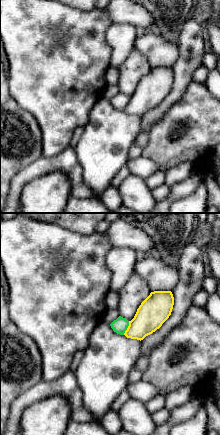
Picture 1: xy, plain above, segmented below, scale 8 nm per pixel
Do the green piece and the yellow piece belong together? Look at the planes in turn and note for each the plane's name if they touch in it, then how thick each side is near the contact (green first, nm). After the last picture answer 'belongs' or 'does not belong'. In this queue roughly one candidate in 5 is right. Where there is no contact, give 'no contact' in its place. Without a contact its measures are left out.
meets green in xy; 120 nm thick on the green side, 240 nm on the other

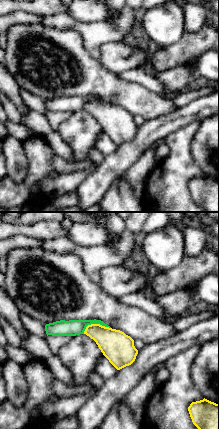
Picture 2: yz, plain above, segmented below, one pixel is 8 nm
meets green in yz; 130 nm thick on the green side, 240 nm on the other

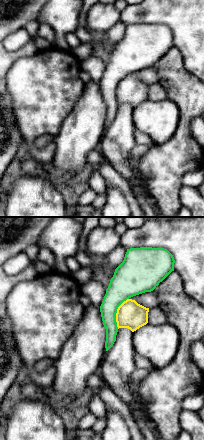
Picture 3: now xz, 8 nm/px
meets green in xz; 240 nm thick on the green side, 220 nm on the other

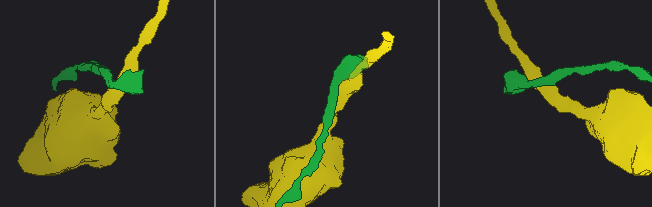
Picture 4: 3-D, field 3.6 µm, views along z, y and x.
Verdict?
does not belong

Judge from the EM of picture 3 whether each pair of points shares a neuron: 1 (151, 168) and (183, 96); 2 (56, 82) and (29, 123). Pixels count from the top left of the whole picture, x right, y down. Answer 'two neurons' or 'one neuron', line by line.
1: one neuron
2: one neuron

